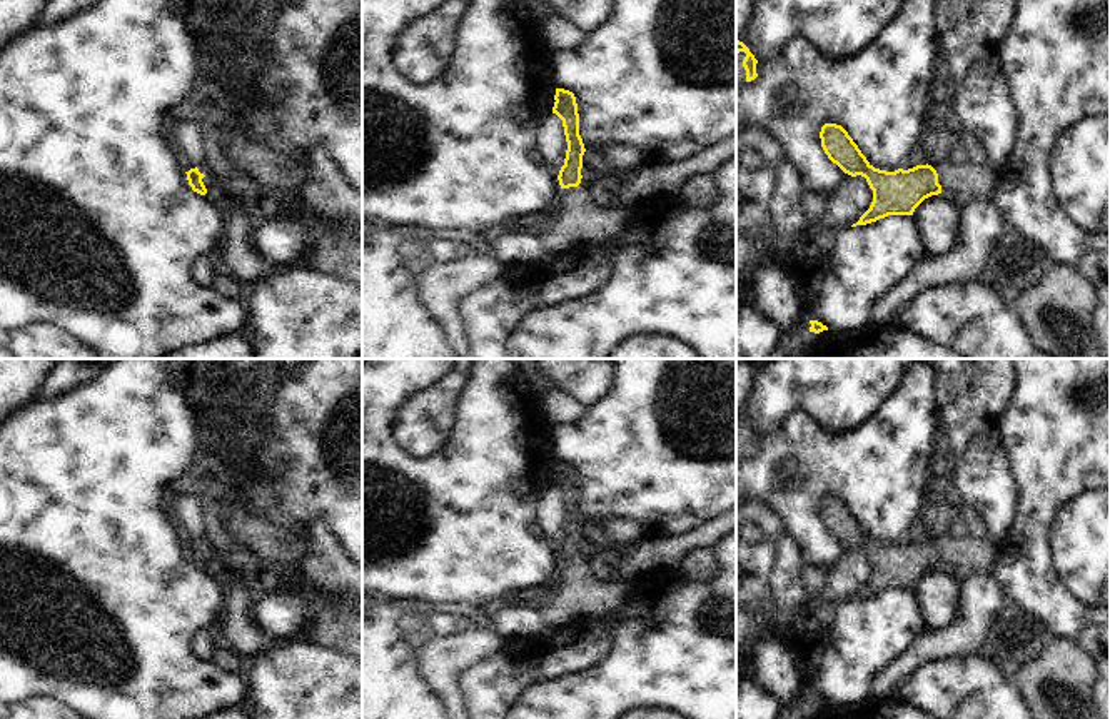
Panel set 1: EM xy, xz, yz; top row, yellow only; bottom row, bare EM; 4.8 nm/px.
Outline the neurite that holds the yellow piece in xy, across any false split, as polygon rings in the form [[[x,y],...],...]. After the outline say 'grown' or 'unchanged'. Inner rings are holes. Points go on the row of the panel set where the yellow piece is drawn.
[[[200,163],[195,168],[190,168],[187,173],[189,185],[194,192],[200,195],[214,195],[215,190],[215,177],[214,172],[207,167],[207,163]]] | grown

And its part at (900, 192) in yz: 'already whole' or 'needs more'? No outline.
needs more

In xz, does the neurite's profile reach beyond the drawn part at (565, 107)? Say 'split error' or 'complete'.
split error

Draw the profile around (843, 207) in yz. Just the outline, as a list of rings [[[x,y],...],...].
[[[861,175],[851,177],[826,199],[825,210],[816,219],[810,219],[808,224],[823,227],[853,225],[870,209],[871,202],[873,190],[866,178]]]

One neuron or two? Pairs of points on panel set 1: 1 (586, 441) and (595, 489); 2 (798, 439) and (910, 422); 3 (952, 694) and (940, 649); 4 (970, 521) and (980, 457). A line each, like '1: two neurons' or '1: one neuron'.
1: one neuron
2: one neuron
3: two neurons
4: two neurons

